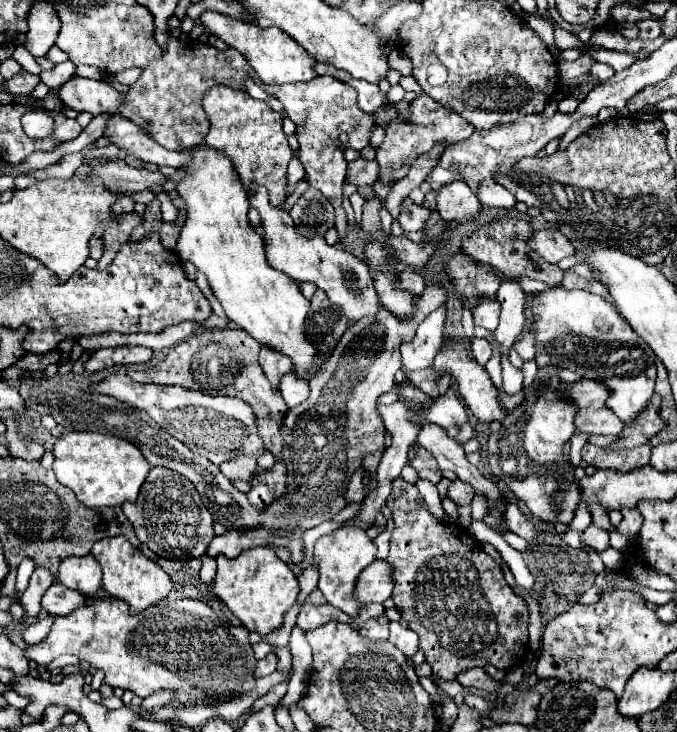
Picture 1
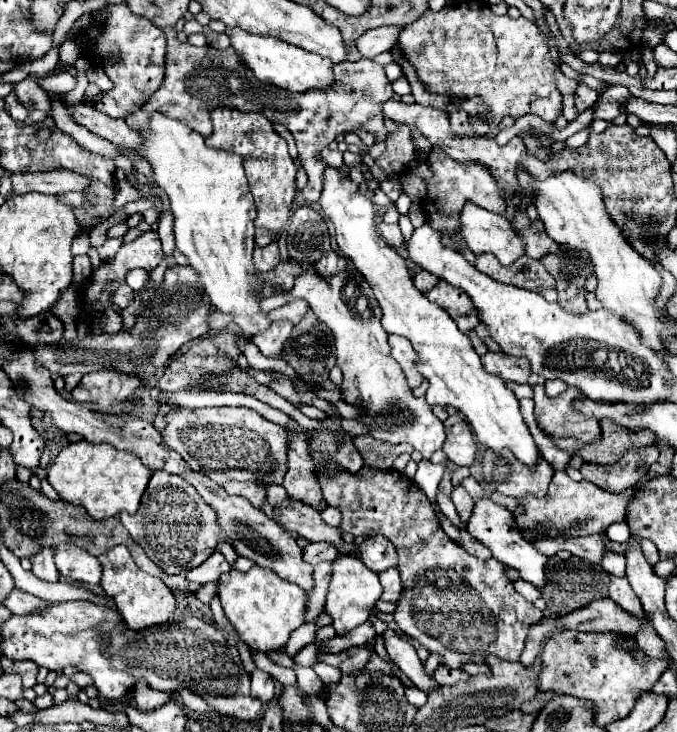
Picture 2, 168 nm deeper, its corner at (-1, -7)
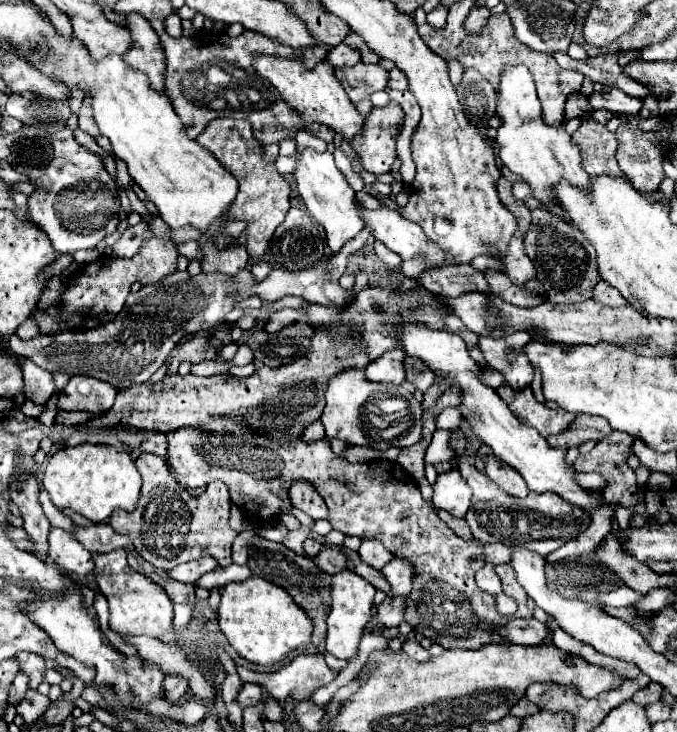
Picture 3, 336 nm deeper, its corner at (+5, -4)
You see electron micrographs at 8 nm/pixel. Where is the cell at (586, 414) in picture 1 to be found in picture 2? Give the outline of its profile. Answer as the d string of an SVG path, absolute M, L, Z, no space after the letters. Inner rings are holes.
M534 384L534 418L538 428L552 438L576 438L584 444L596 442L602 438L600 422L596 418L586 418L584 414L572 408L572 402L578 398L578 388L568 388L556 398L548 398L544 386Z

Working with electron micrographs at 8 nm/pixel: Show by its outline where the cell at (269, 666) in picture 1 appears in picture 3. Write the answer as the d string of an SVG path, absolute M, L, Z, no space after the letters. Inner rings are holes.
M244 683L240 695L238 695L238 703L240 707L248 707L248 705L258 705L262 701L262 687L258 683Z

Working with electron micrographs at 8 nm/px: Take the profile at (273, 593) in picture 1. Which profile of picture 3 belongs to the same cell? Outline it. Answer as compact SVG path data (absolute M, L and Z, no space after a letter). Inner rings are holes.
M248 577L240 583L228 583L220 589L220 607L218 607L218 621L220 629L226 635L228 643L246 659L258 665L274 665L282 661L292 649L302 647L304 643L310 641L312 635L312 621L308 619L306 611L296 605L296 601L278 585L262 579L262 577Z

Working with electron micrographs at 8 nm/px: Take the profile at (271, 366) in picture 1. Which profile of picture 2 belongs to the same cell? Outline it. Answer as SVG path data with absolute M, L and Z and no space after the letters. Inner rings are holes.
M288 320L272 322L270 328L264 330L262 334L256 334L256 336L252 338L252 342L260 348L260 352L262 352L264 356L280 358L280 354L282 354L282 346L284 346L286 340L290 338L292 328L294 328L294 324L288 322Z

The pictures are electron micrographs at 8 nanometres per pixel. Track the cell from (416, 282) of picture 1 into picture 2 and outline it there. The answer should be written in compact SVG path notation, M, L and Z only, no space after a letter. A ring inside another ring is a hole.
M418 272L416 276L414 276L414 286L420 290L420 292L428 292L428 290L432 290L436 284L438 284L440 280L438 280L438 276L434 276L434 274L430 274L430 272Z

